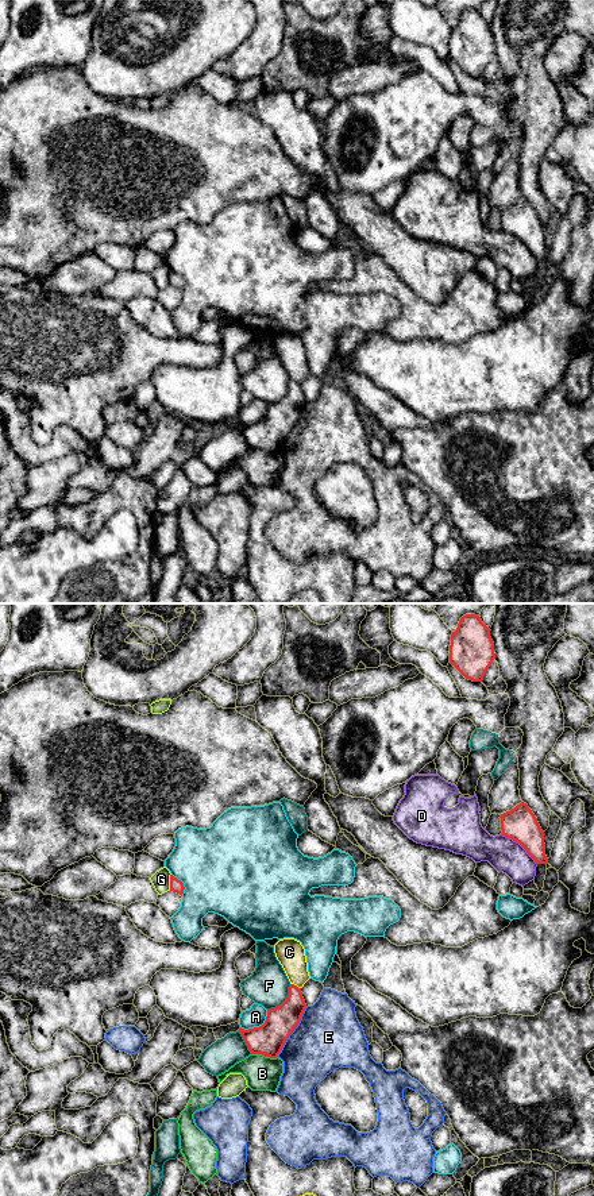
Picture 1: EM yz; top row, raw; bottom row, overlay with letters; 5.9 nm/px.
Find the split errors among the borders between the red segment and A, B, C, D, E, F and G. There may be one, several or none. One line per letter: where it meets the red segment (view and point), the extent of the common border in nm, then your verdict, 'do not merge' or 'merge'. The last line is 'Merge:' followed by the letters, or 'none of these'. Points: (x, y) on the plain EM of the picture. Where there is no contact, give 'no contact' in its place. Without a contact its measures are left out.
A: yz (259, 421) | 200 nm | do not merge
B: yz (265, 451) | 160 nm | do not merge
C: yz (296, 381) | 70 nm | do not merge
D: yz (520, 239) | 280 nm | do not merge
E: yz (293, 425) | 340 nm | do not merge
F: yz (285, 396) | 220 nm | do not merge
G: yz (170, 277) | 100 nm | do not merge
Merge: none of these

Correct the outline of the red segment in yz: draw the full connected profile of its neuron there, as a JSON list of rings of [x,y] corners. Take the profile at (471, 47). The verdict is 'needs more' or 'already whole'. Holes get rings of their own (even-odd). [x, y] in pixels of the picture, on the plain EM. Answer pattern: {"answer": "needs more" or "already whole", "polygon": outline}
{"answer": "already whole", "polygon": [[[466,9],[451,30],[450,58],[468,76],[482,77],[495,54],[490,24],[479,11]]]}

